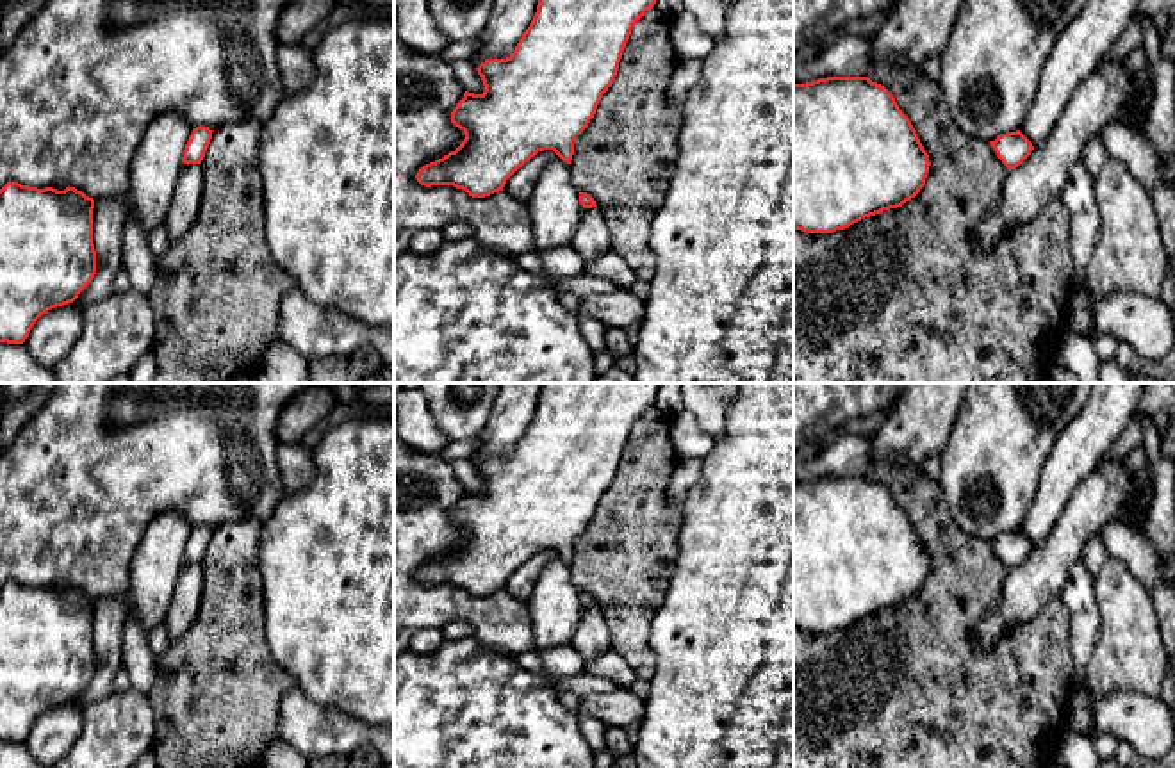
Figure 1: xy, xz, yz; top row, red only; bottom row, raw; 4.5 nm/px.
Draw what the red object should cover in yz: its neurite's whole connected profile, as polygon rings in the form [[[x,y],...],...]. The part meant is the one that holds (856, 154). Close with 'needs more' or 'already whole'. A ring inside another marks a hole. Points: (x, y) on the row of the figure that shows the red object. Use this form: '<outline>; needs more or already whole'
[[[868,77],[793,84],[793,228],[833,233],[902,207],[925,185],[929,155],[892,93]]]; already whole

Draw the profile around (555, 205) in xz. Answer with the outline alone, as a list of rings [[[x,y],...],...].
[[[560,157],[547,162],[528,200],[537,251],[571,244],[581,221],[579,191]]]

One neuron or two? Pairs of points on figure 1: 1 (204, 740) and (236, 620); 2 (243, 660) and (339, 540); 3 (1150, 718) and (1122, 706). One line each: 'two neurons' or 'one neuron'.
1: one neuron
2: two neurons
3: one neuron

